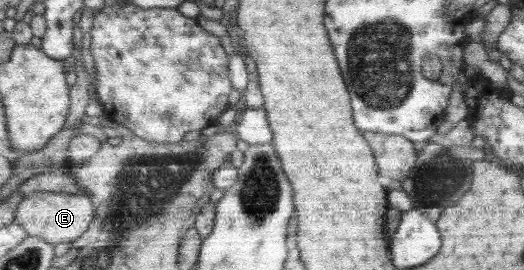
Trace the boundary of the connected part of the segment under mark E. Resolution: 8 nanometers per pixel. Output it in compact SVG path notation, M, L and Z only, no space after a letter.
M39 192L23 198L23 203L17 211L16 222L21 224L28 236L43 238L49 244L72 242L87 230L93 218L93 204L87 194L57 194L57 192Z

